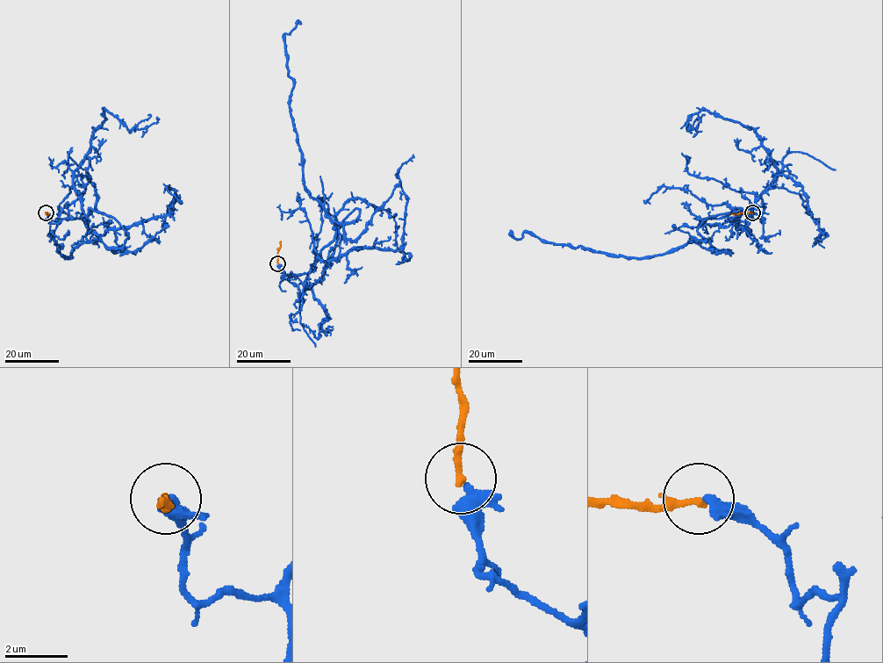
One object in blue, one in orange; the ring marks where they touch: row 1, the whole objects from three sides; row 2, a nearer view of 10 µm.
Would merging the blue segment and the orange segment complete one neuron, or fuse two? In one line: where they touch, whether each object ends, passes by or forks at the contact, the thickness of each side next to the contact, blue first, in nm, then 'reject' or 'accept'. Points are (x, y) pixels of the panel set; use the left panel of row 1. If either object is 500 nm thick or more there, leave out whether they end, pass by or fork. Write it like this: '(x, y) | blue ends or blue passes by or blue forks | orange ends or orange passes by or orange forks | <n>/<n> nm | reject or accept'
(46, 212) | blue passes by | orange ends | 280/240 nm | accept

